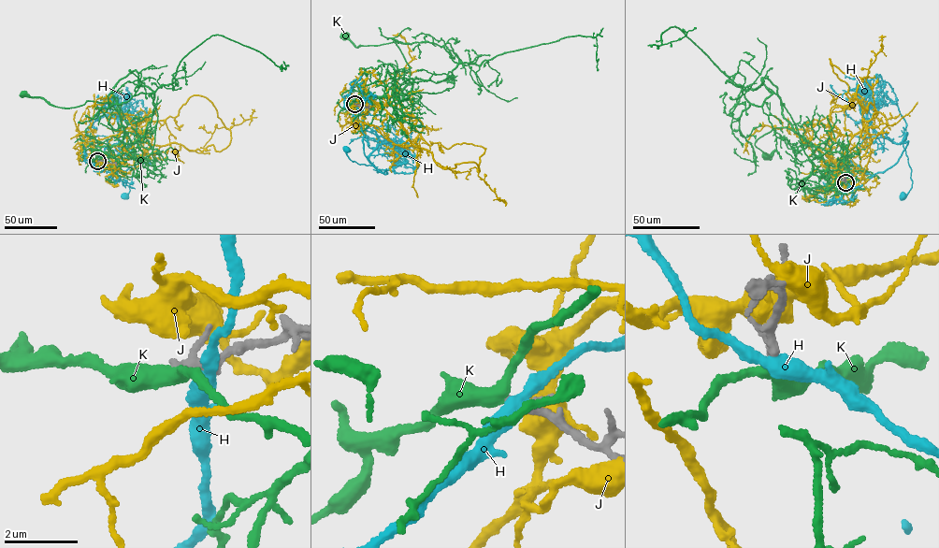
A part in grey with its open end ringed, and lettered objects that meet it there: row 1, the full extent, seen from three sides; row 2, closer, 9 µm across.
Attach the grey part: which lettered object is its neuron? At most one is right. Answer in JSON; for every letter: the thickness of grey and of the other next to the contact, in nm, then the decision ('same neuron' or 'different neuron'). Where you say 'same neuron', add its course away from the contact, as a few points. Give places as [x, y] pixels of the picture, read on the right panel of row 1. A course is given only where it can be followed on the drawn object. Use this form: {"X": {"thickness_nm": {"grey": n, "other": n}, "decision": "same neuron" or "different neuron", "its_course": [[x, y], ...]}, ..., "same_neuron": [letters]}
{"H": {"thickness_nm": {"grey": 240, "other": 400}, "decision": "different neuron"}, "J": {"thickness_nm": {"grey": 130, "other": 400}, "decision": "different neuron"}, "K": {"thickness_nm": {"grey": 300, "other": 360}, "decision": "different neuron"}, "same_neuron": []}

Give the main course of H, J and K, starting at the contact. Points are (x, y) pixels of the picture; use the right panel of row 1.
H: (845, 182), (860, 186), (894, 165), (905, 148), (906, 133), (902, 143), (912, 184), (902, 196)
J: (845, 181), (836, 170), (861, 119), (874, 113), (872, 90), (864, 77), (859, 79), (867, 77), (886, 36)
K: (845, 182), (838, 183), (818, 151), (785, 127), (757, 139), (756, 146), (769, 156), (775, 151), (765, 156)

